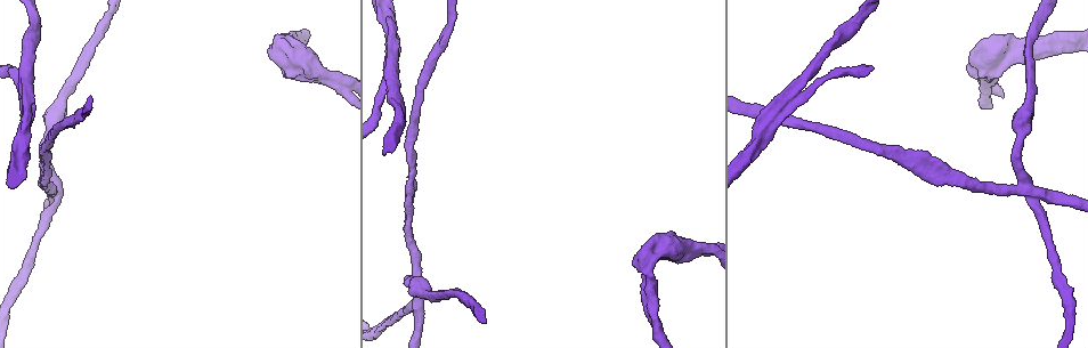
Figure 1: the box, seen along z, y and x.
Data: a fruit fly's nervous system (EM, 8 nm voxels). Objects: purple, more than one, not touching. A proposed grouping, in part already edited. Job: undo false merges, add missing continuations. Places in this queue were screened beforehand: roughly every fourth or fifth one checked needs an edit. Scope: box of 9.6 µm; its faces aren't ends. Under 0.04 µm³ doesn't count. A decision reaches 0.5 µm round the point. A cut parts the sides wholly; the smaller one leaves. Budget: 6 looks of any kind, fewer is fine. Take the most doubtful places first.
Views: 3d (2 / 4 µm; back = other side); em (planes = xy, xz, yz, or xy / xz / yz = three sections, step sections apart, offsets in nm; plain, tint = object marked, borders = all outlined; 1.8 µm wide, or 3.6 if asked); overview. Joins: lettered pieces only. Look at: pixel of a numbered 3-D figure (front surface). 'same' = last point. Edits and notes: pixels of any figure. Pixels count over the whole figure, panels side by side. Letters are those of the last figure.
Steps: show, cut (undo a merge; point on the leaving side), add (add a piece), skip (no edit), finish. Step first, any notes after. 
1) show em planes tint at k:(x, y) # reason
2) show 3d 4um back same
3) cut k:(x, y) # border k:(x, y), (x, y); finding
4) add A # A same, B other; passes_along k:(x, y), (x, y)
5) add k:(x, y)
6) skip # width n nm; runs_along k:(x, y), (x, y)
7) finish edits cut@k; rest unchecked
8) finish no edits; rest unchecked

show 3d 2um back at 1:(54, 183) # abrupt turn

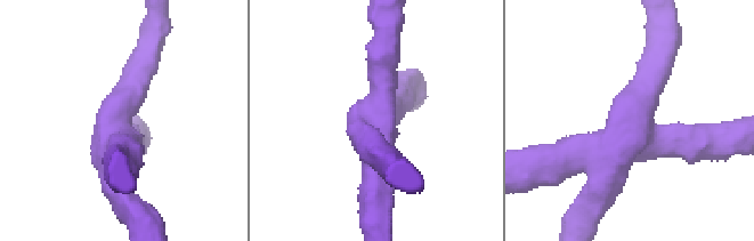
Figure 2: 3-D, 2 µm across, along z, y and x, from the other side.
show em planes borders at 2:(639, 124) # arms 4

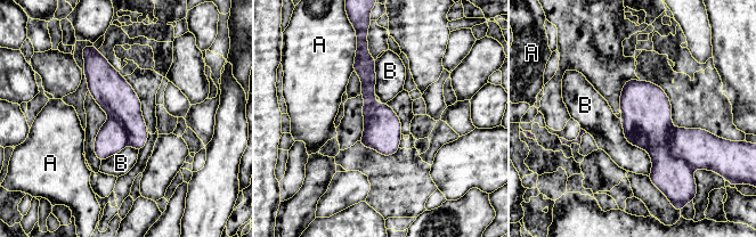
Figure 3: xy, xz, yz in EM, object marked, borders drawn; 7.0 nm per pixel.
cut 3:(673, 177) # longest_contact B 460 nm; A other, B other; border 3:(673, 128), (669, 153), (692, 170); two neurons meet here

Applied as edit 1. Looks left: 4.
show overview # see it whole again

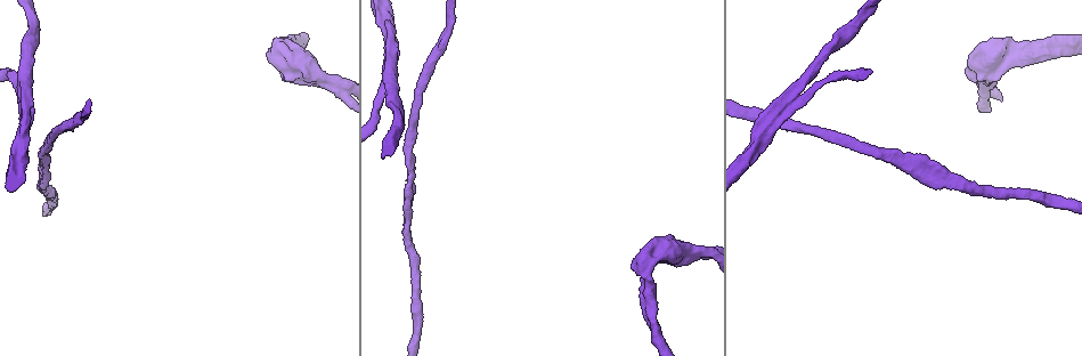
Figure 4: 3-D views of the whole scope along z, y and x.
show 3d 2um at 4:(982, 87) # calibre changes

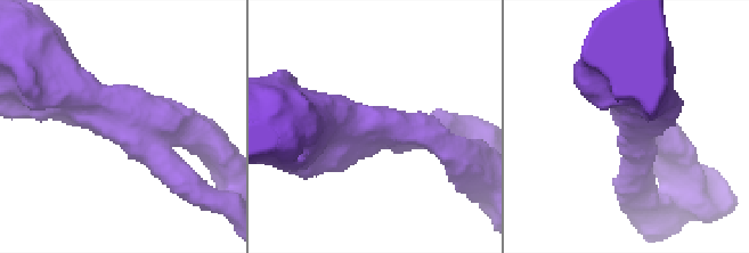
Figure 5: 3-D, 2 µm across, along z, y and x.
show em xz step 8 tint at 5:(636, 116)

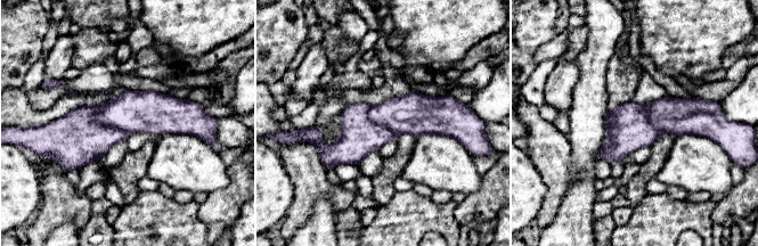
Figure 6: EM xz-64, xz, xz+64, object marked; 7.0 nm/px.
show em yz step 4 borders same # cut it another way

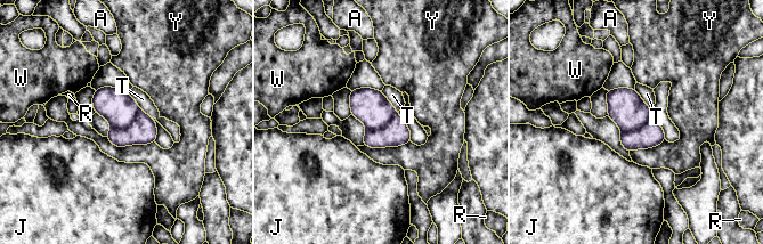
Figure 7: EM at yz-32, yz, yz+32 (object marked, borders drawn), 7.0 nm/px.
skip # longest_contact Y 340 nm; A other, J other, R other, T other, W other, Y other; continuous, no second neuron

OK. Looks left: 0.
finish edits cut@3; rest unchecked

